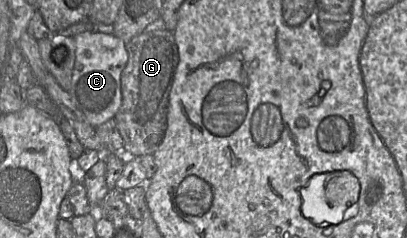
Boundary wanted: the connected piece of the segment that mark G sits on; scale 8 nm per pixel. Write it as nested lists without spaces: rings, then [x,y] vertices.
[[[162,29],[143,31],[125,43],[128,61],[121,73],[121,106],[115,114],[127,157],[153,155],[167,128],[169,94],[176,72],[179,53],[173,32]]]

